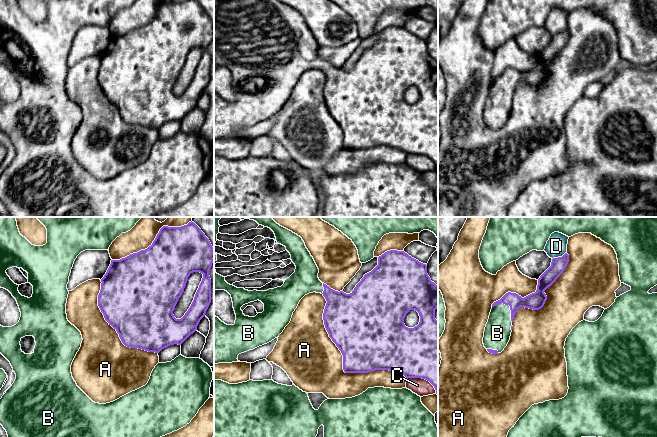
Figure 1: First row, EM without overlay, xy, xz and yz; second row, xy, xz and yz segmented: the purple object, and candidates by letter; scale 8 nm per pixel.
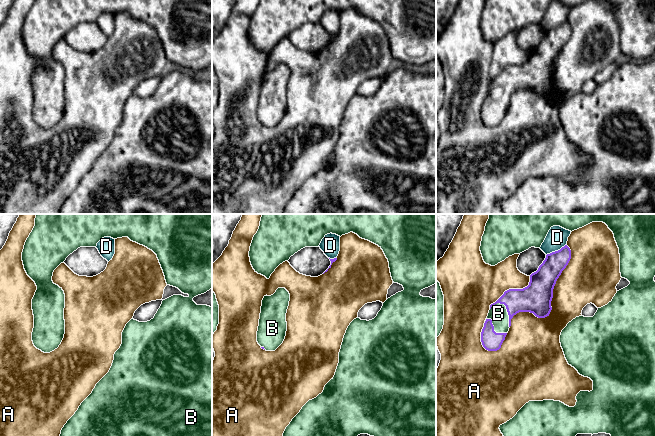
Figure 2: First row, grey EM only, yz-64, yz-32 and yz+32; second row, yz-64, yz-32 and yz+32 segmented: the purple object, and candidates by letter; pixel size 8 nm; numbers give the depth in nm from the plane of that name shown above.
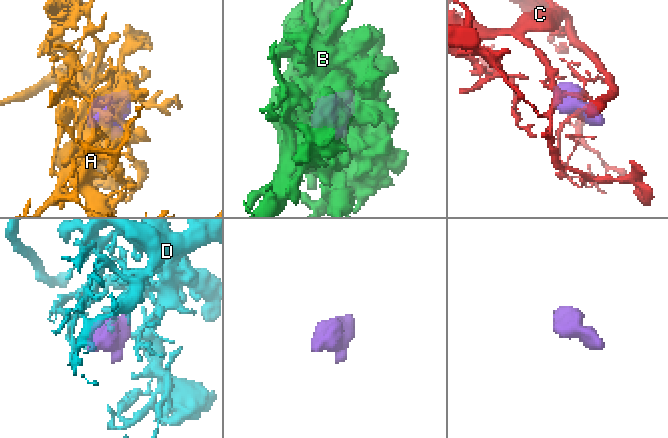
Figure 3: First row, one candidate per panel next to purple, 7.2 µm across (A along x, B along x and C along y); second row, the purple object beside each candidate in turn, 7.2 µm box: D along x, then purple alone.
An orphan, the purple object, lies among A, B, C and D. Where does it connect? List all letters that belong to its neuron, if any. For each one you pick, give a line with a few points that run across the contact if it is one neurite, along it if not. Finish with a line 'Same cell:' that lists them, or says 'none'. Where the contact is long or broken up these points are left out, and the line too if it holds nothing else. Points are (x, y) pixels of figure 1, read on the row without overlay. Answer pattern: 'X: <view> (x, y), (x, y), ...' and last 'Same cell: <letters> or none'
Same cell: B

